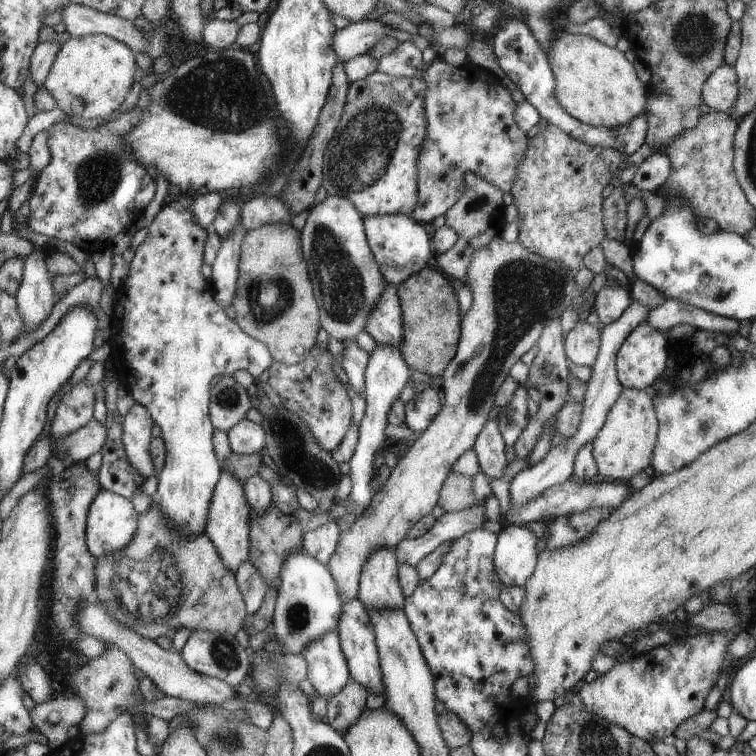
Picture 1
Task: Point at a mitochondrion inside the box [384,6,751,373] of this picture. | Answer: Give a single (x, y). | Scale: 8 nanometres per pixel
(692, 37)

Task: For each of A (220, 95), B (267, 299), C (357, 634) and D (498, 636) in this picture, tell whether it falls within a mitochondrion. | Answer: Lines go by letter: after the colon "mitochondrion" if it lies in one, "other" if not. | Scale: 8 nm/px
A: mitochondrion
B: mitochondrion
C: other
D: other

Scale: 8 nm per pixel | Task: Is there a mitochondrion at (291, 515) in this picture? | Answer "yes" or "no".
no

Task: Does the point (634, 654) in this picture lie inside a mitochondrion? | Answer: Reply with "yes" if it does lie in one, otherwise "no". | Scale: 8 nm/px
no

